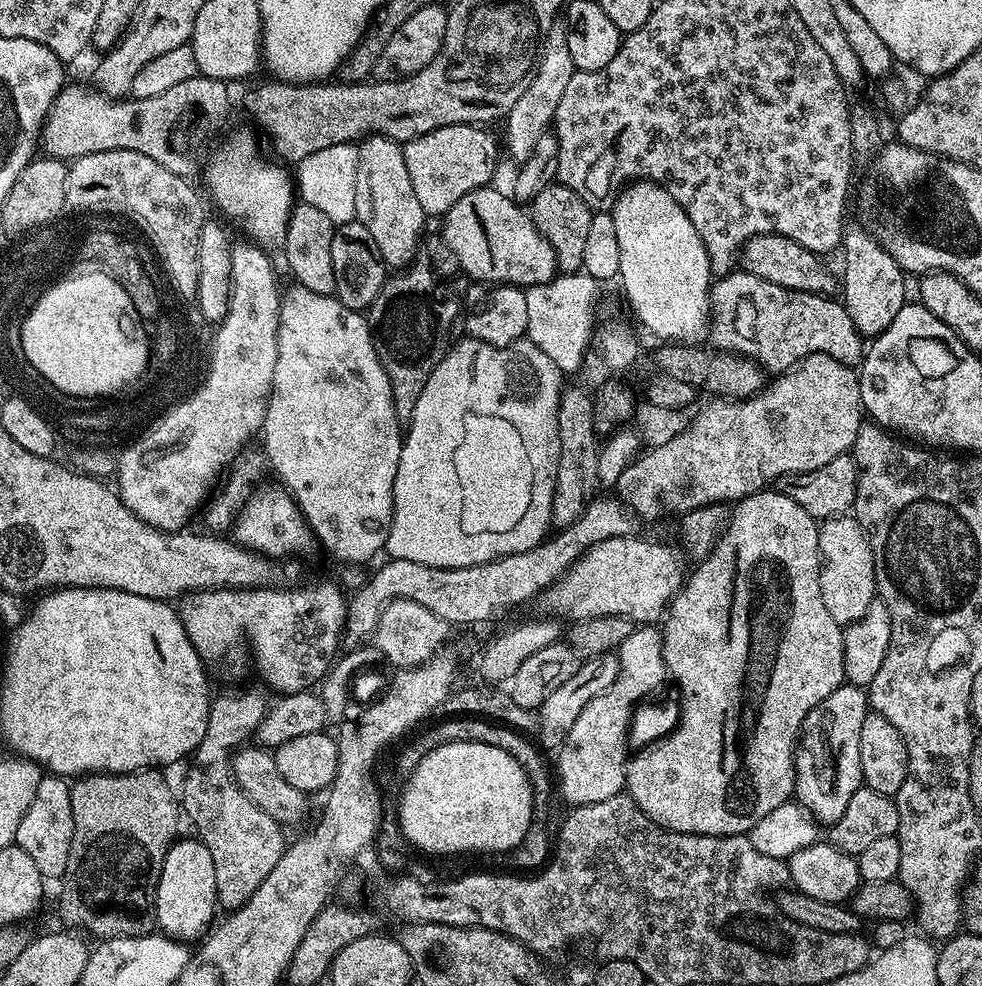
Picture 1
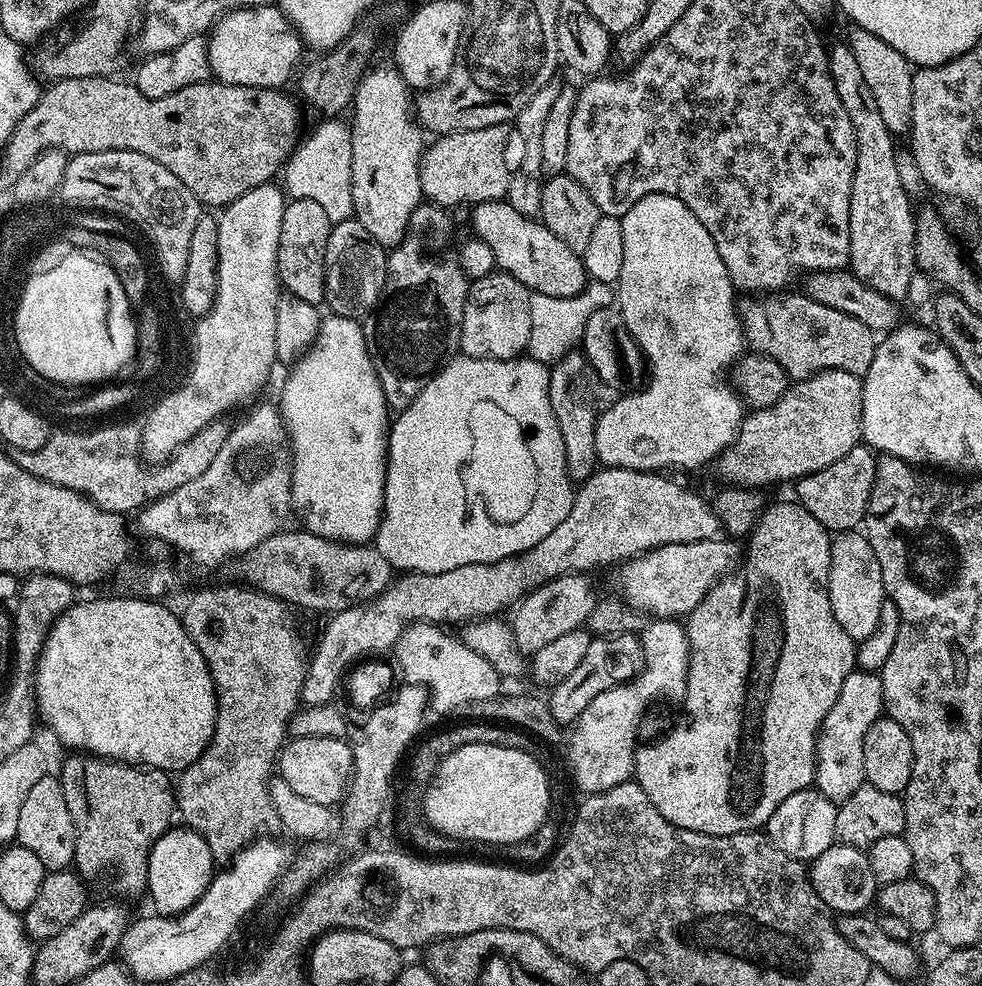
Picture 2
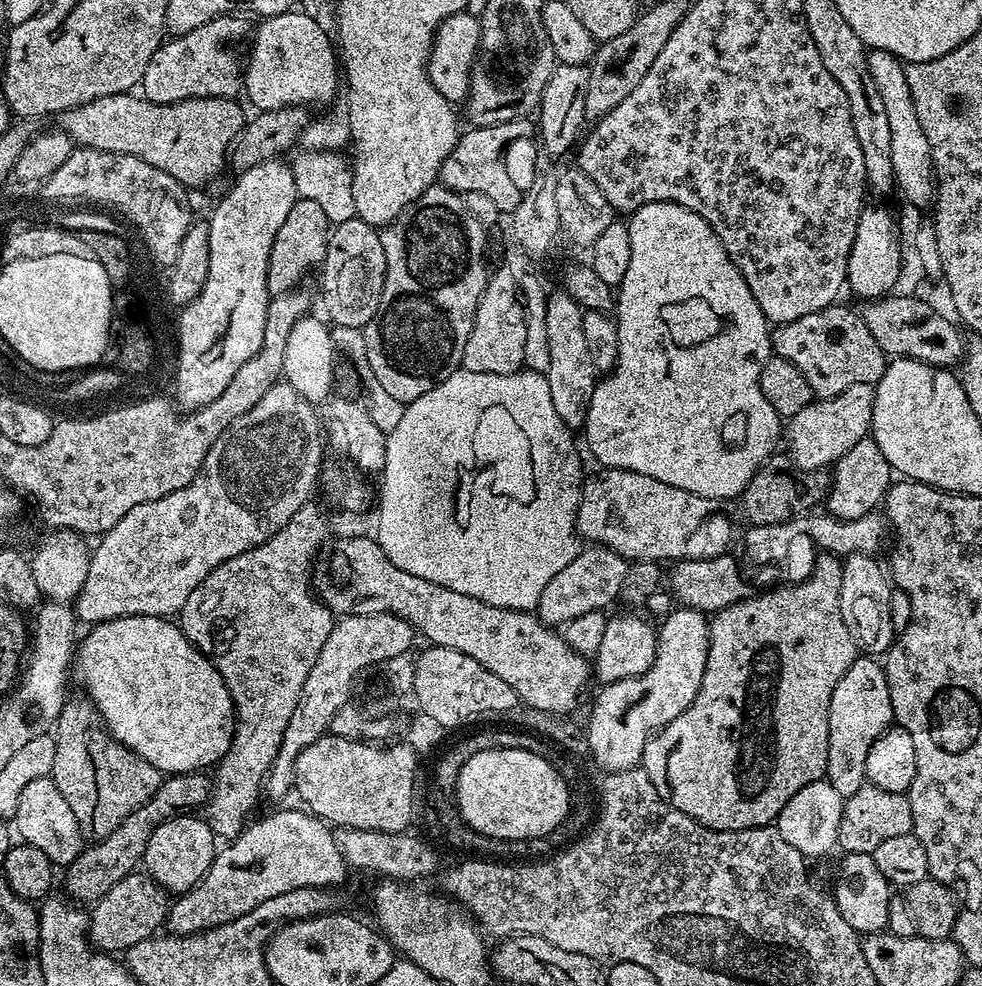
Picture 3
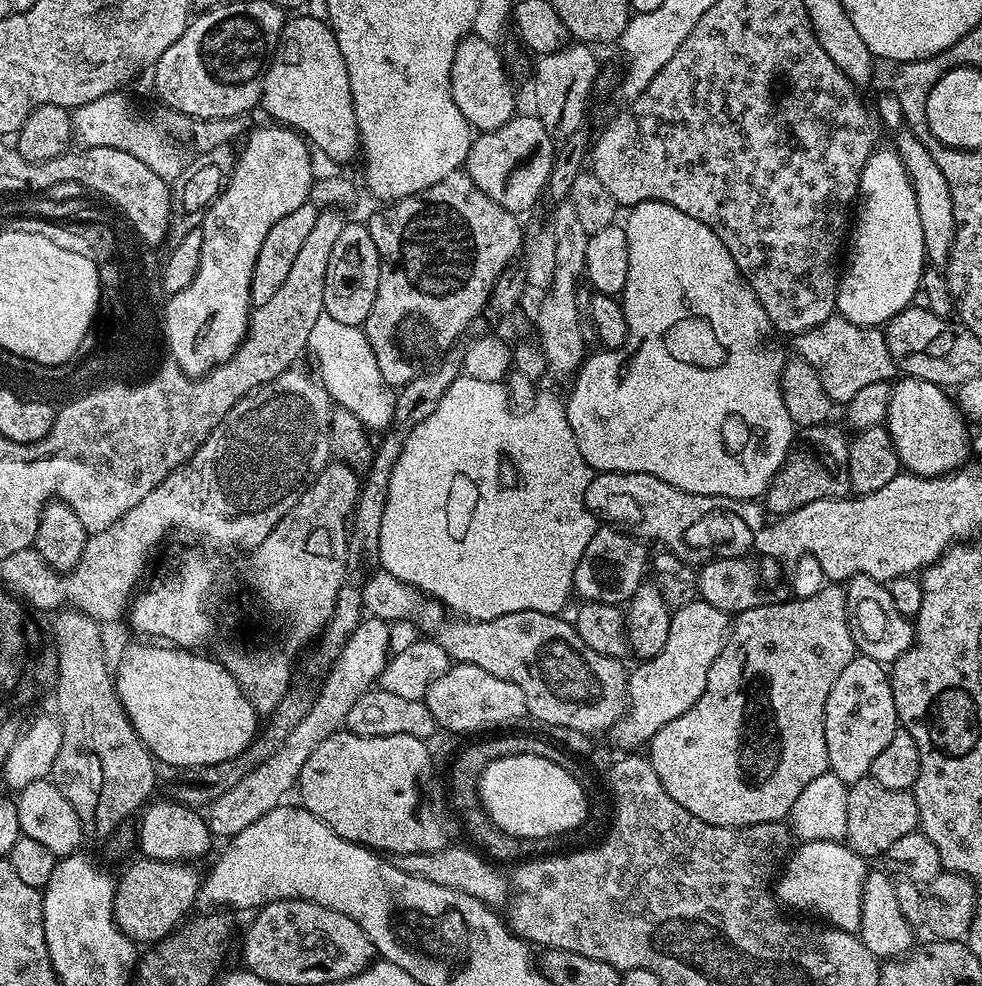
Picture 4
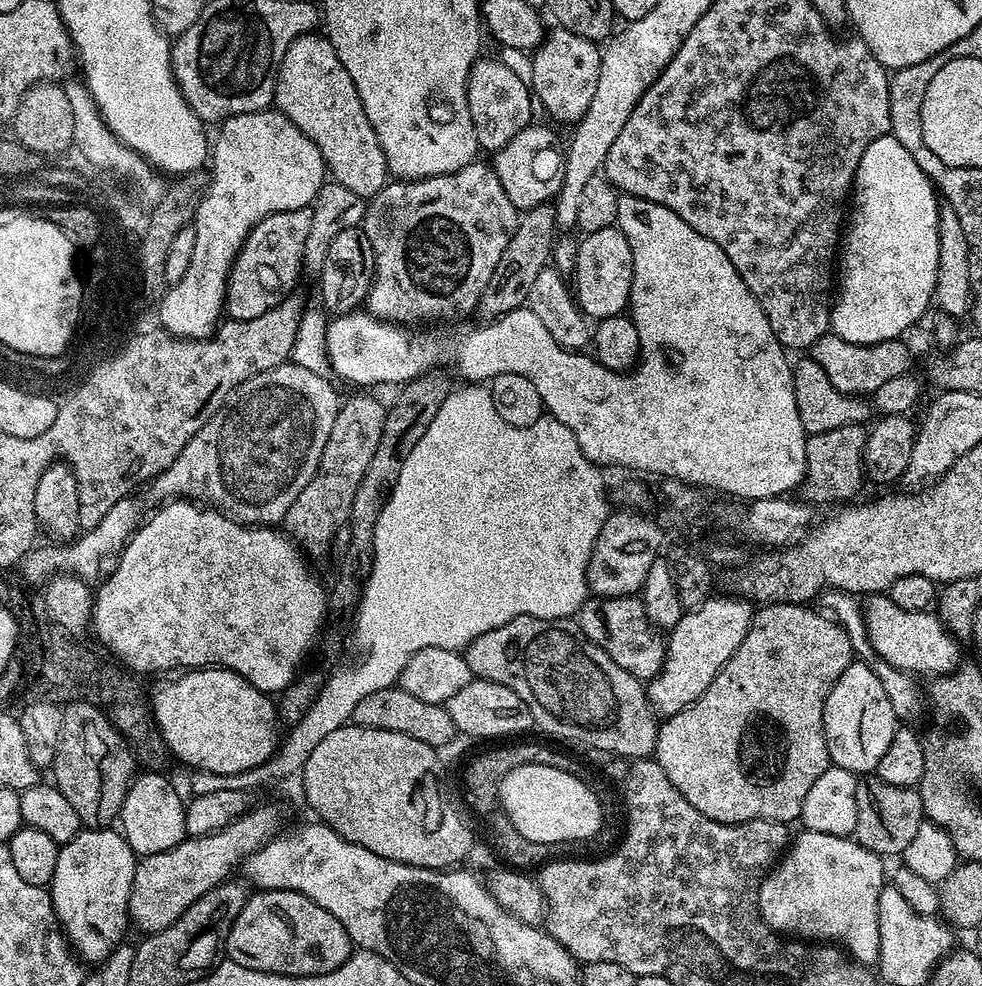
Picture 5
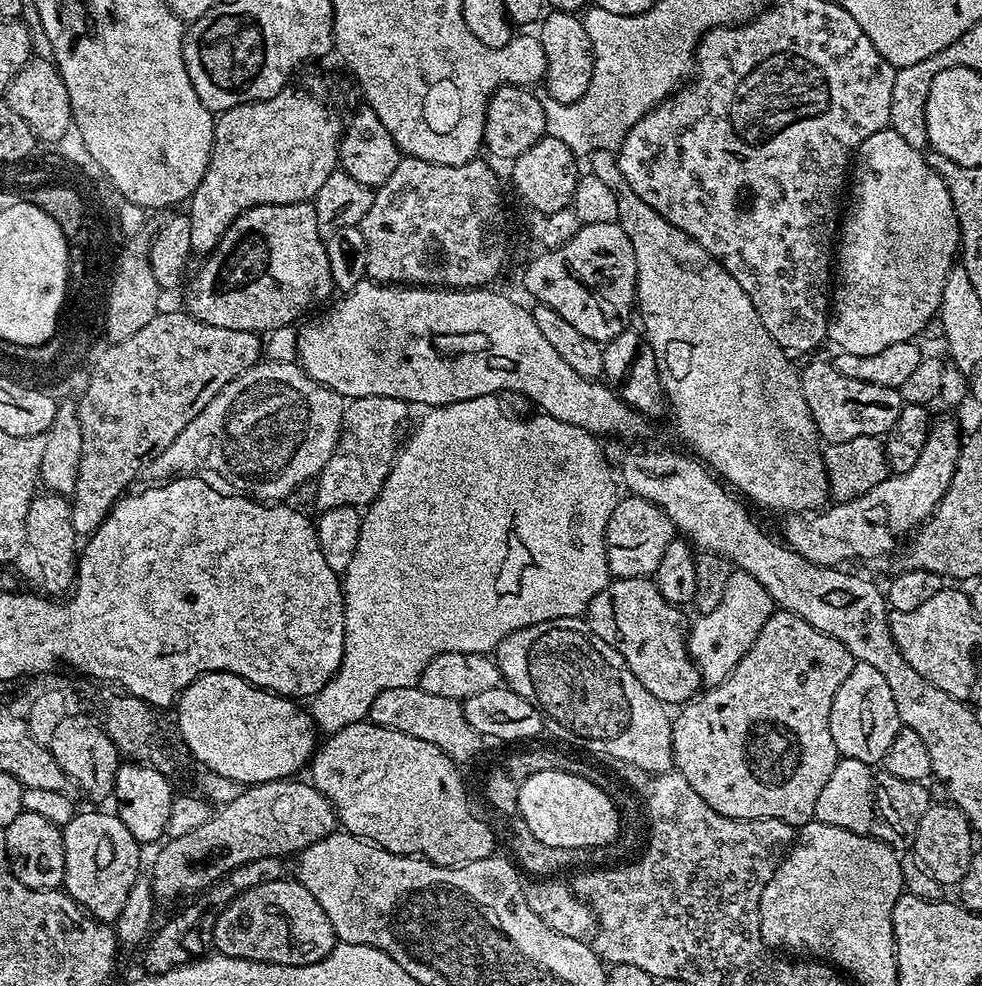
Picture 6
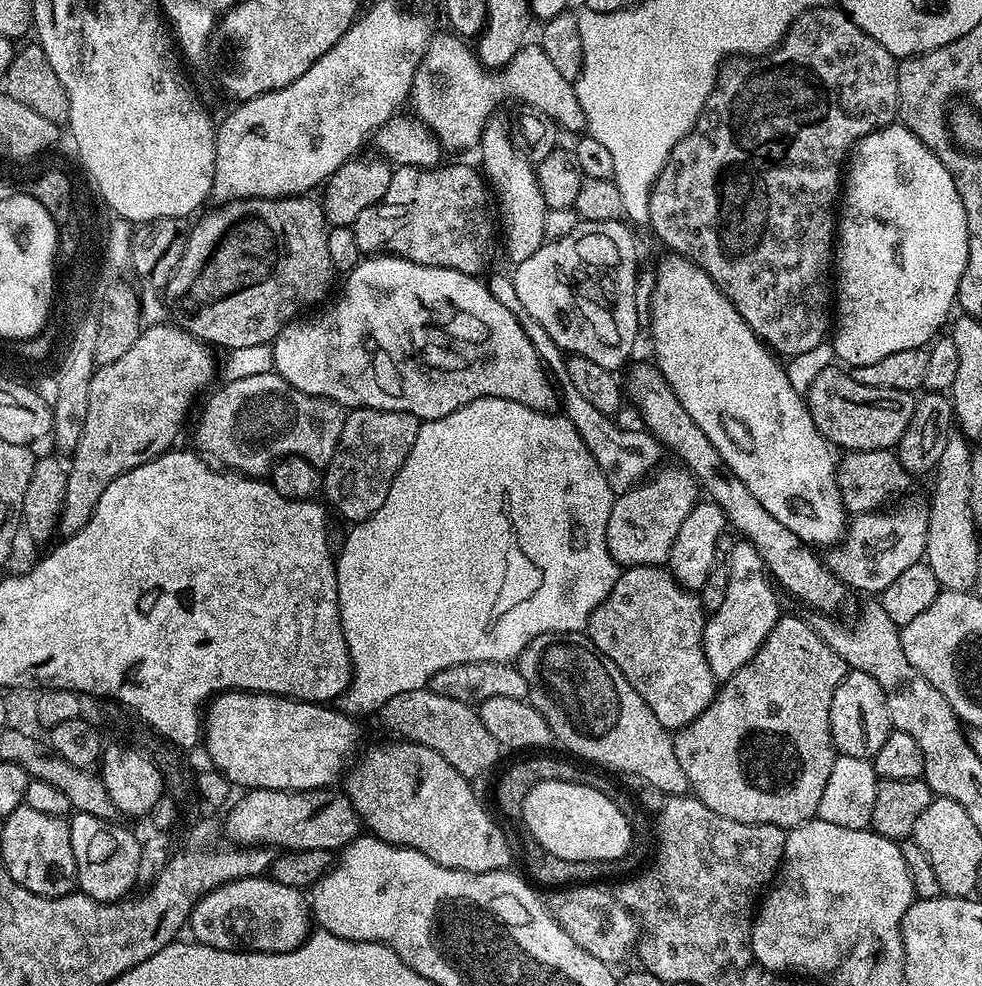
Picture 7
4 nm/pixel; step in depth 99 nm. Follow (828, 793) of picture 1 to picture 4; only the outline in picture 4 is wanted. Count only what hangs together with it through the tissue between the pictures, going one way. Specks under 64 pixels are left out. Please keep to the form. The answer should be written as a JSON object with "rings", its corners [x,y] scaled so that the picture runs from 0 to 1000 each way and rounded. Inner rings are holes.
{"rings":[[[872,664],[849,692],[845,708],[841,708],[839,739],[845,782],[862,796],[885,786],[890,769],[914,740],[905,678],[890,667]]]}

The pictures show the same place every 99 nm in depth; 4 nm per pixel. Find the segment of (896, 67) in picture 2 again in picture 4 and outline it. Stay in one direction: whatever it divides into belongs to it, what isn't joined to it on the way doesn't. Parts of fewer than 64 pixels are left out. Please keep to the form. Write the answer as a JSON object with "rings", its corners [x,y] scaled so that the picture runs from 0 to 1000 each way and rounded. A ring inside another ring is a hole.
{"rings":[[[924,132],[918,133],[916,139],[910,143],[910,149],[919,160],[919,168],[923,168],[923,176],[927,181],[927,185],[931,189],[931,201],[935,204],[935,222],[939,228],[939,245],[941,246],[941,258],[944,267],[948,271],[954,273],[964,273],[965,263],[967,262],[967,254],[971,245],[971,237],[974,236],[974,226],[971,225],[971,205],[967,201],[967,189],[963,189],[963,180],[960,178],[959,172],[955,172],[955,164],[951,164],[951,160],[947,156],[947,152],[943,152],[943,148],[929,134]]]}

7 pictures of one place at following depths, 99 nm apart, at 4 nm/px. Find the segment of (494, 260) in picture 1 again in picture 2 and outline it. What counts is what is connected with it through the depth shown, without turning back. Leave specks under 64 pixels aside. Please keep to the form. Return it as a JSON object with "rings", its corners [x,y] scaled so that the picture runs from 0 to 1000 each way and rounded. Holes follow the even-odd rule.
{"rings":[[[500,203],[480,212],[481,231],[485,239],[501,255],[504,271],[517,276],[532,286],[539,295],[562,302],[580,302],[589,299],[599,288],[599,276],[595,272],[592,257],[580,254],[568,237],[564,237],[553,225],[532,218],[513,203]]]}

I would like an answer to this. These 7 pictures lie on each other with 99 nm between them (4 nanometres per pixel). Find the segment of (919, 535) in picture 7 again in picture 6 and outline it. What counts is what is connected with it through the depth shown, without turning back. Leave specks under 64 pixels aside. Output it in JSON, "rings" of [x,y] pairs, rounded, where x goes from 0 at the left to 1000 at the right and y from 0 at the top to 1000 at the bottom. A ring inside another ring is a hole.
{"rings":[[[950,425],[939,460],[935,460],[935,469],[927,477],[904,482],[890,497],[882,497],[882,501],[869,507],[856,507],[830,521],[803,522],[799,526],[802,528],[798,531],[797,551],[834,576],[858,577],[906,563],[957,512],[974,480],[979,449],[980,438],[978,442],[978,434],[971,427]]]}

